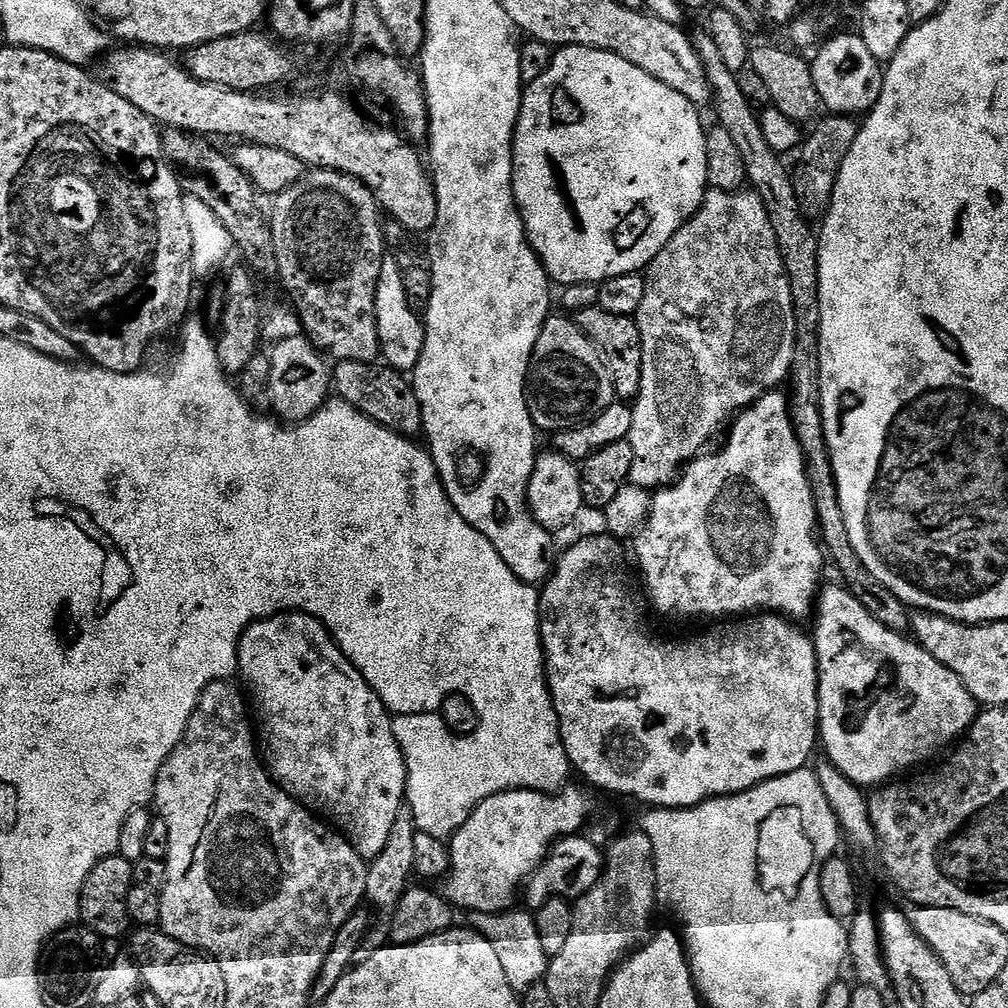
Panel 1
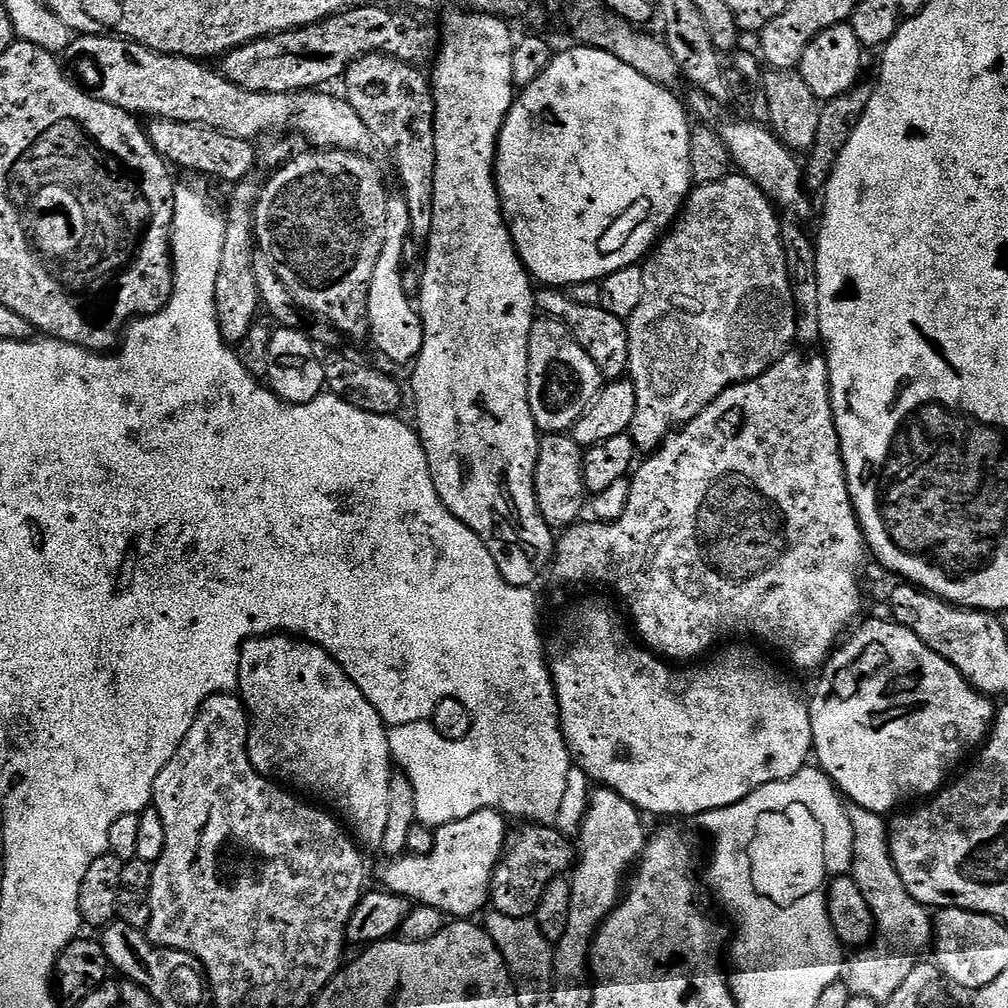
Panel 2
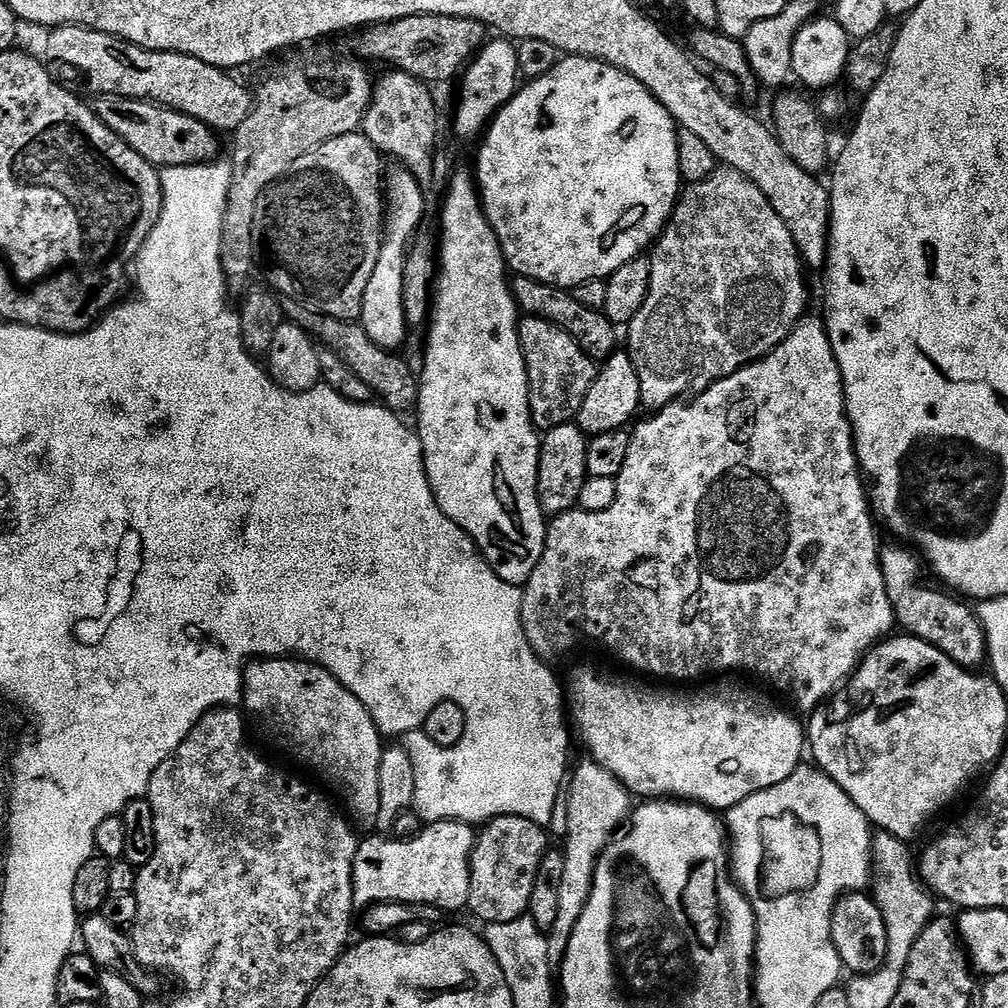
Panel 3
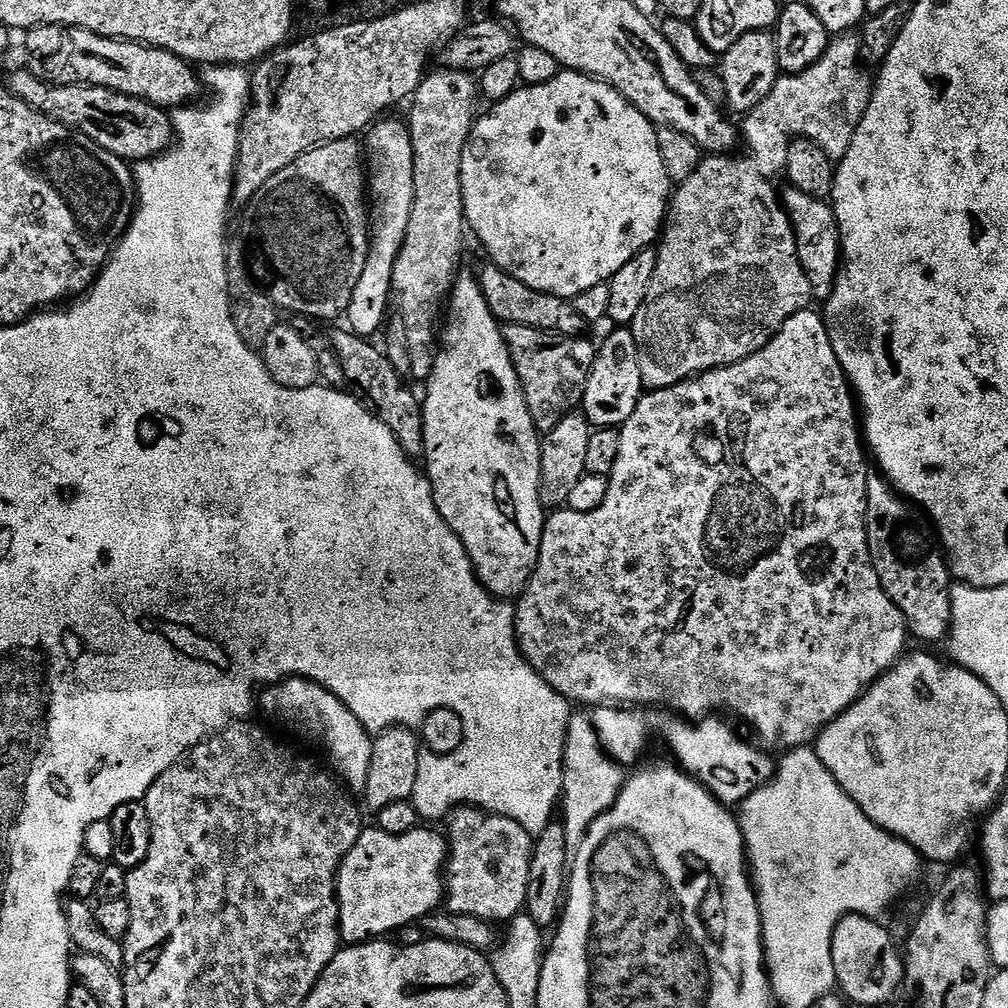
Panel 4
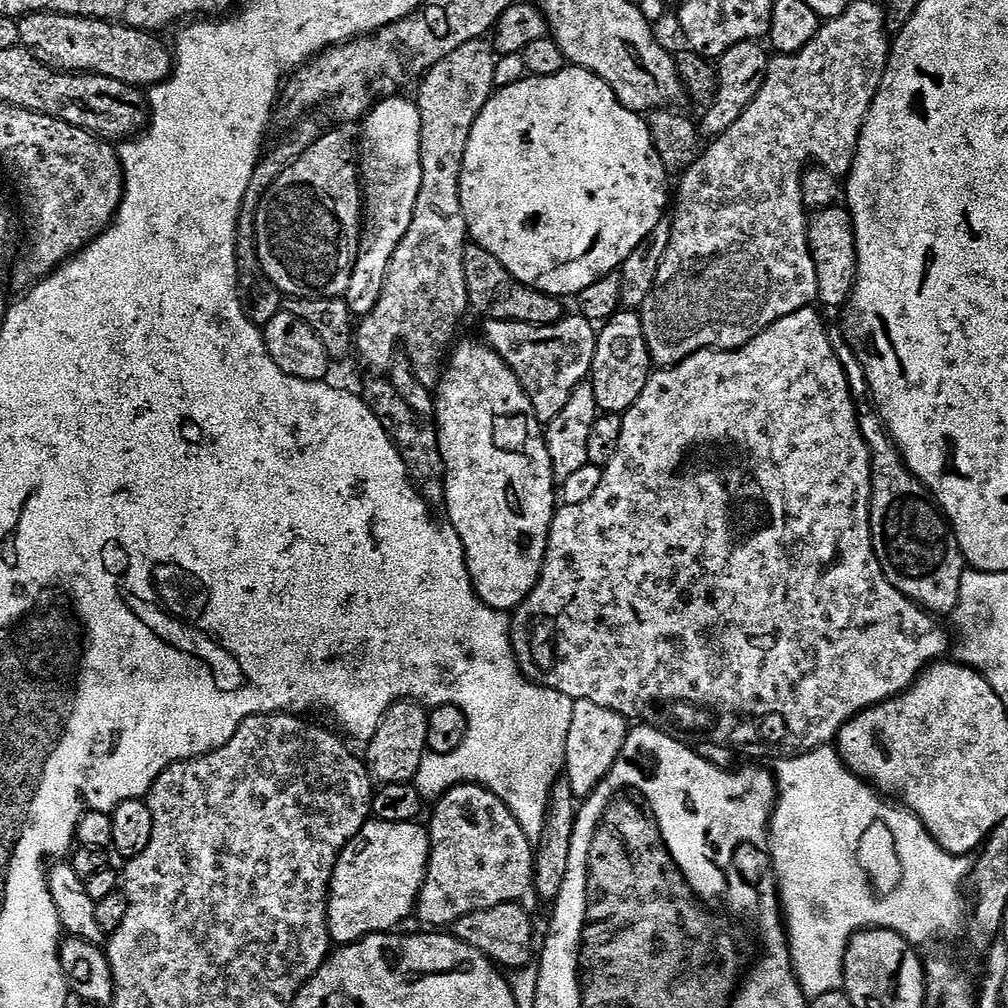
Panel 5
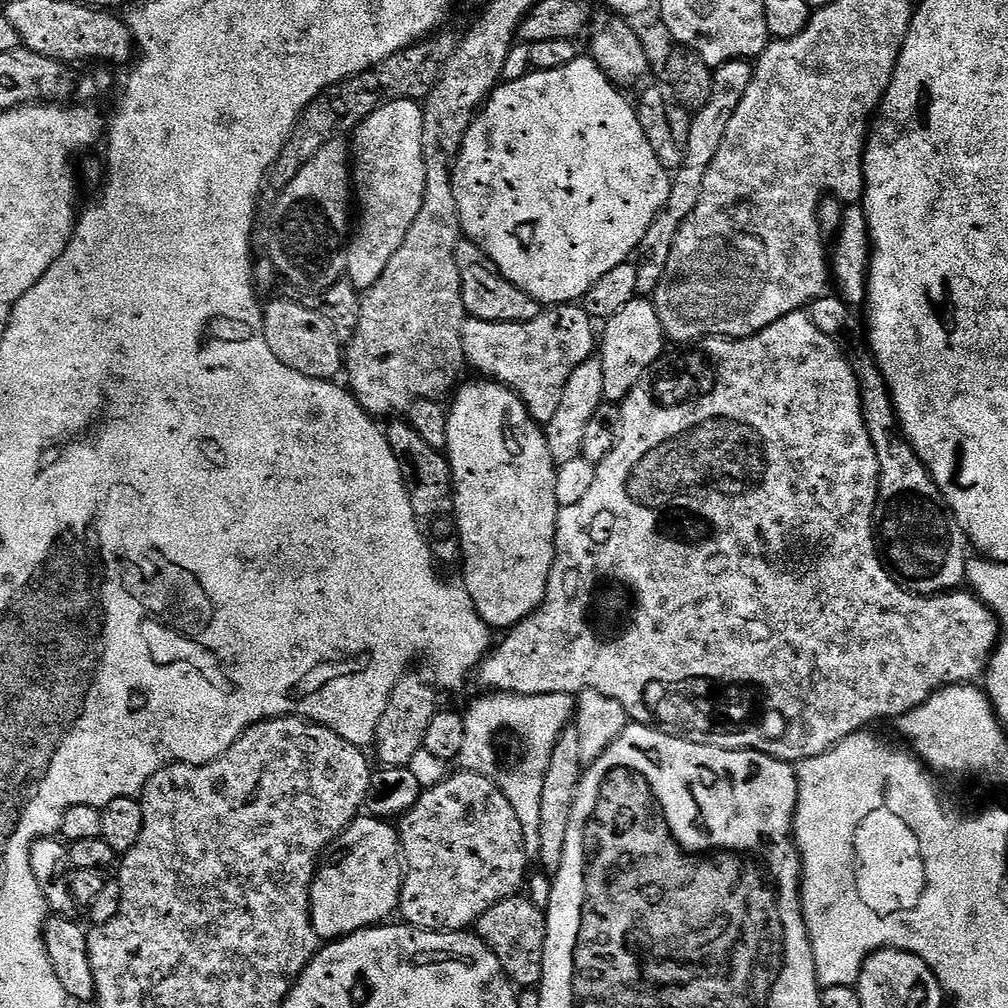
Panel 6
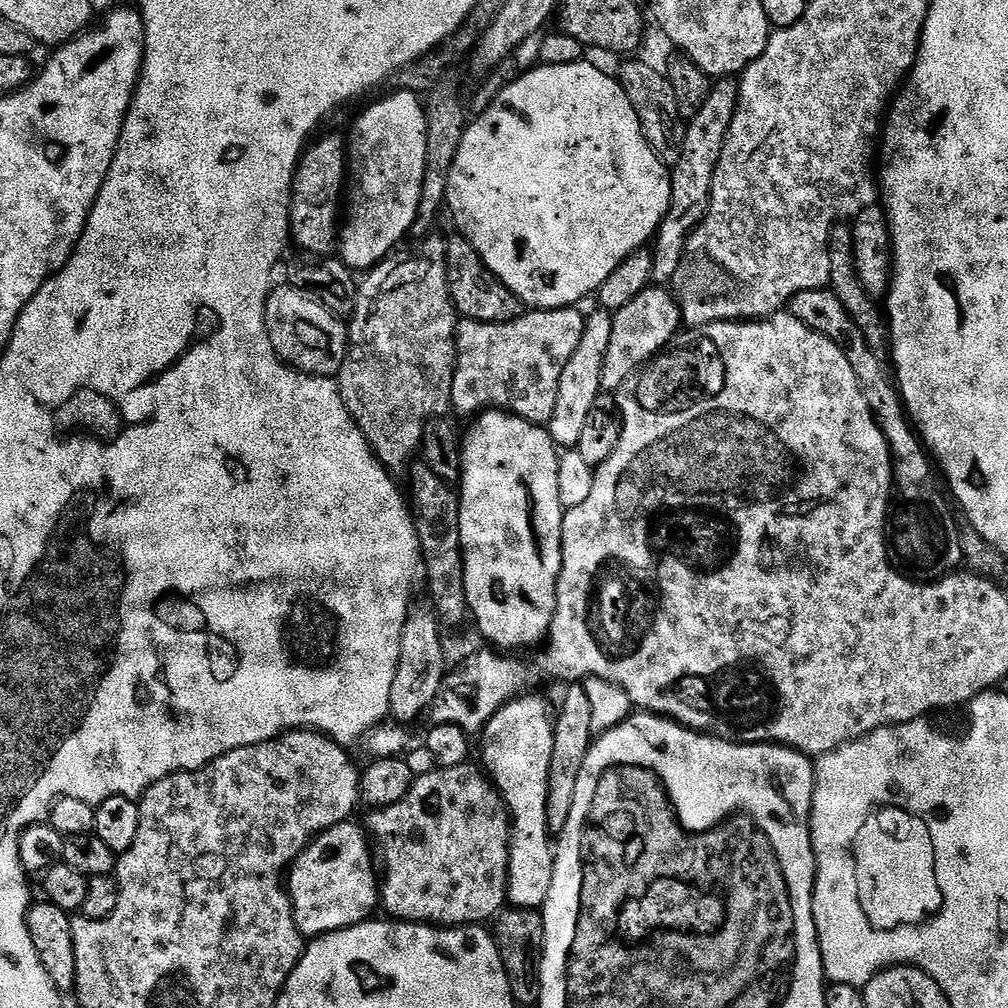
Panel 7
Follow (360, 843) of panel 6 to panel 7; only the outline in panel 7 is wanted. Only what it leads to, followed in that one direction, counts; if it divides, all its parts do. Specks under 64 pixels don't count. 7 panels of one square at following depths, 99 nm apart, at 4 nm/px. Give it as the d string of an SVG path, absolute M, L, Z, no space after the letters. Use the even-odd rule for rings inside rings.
M352 822L335 824L333 828L329 828L326 832L321 832L311 844L305 848L304 853L292 863L292 867L286 872L286 896L290 901L290 909L292 911L292 921L296 923L296 929L300 935L305 938L315 938L317 936L325 936L327 932L337 932L343 928L353 928L355 924L365 923L373 915L372 907L378 904L378 872L372 869L372 864L368 861L368 848L364 845L364 832L360 828L355 828Z

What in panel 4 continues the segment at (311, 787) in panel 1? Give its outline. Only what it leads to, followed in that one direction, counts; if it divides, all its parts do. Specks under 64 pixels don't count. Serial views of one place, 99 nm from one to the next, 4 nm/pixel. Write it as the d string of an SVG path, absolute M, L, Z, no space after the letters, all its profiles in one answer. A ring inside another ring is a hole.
M289 676L279 684L265 687L262 704L268 712L277 712L288 724L317 740L328 751L328 756L340 767L339 775L354 790L367 789L372 762L373 737L348 705L322 684L303 676Z

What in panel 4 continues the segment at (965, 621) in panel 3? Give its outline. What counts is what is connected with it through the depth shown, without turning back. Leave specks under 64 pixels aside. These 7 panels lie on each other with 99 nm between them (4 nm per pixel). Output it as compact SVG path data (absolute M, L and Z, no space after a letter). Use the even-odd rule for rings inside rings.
M879 471L868 473L868 542L884 589L900 607L911 631L924 640L943 641L952 626L952 597L950 595L950 565L947 555L931 523L915 516L913 505L888 482Z

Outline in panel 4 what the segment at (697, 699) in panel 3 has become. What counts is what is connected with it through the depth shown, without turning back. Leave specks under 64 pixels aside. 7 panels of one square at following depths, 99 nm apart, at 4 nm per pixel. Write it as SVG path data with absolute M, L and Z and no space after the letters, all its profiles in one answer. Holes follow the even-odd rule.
M600 706L597 712L591 713L600 740L613 759L619 761L622 766L629 766L648 748L648 743L652 740L655 732L661 732L664 740L668 743L668 748L673 752L675 763L680 765L686 772L693 774L717 800L725 805L739 805L751 792L757 792L763 788L774 776L774 760L767 756L760 748L755 748L752 744L747 744L736 732L719 732L712 718L700 718L693 723L691 719L680 714L665 714L660 710L645 710L640 706Z

